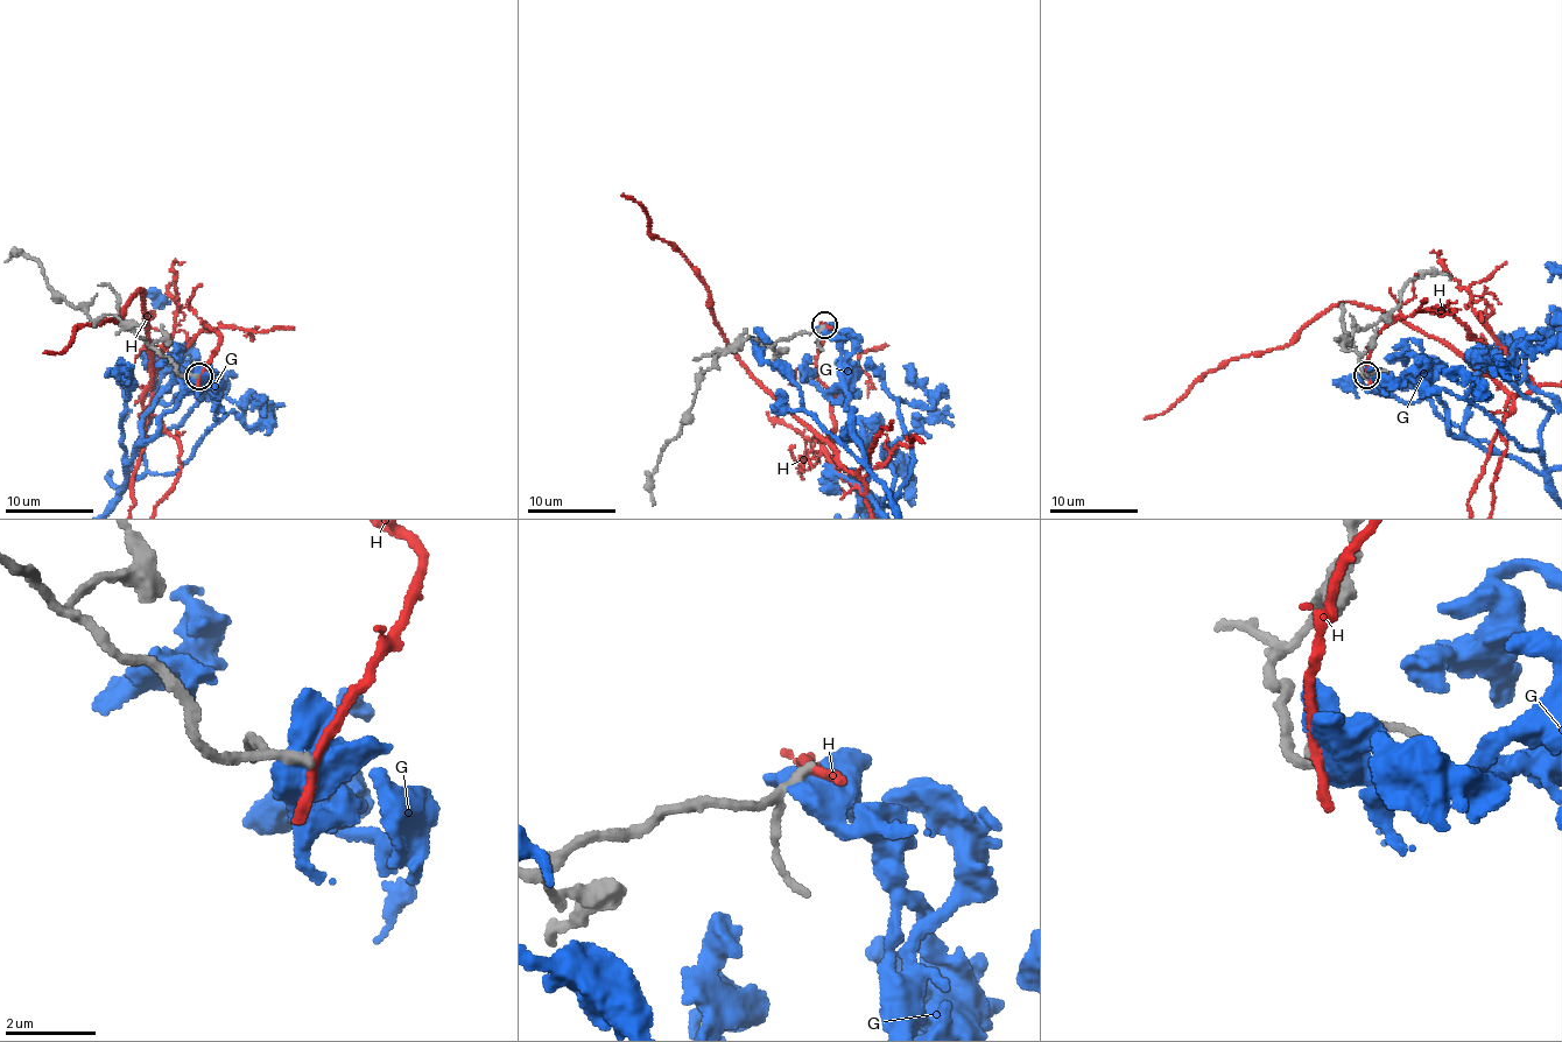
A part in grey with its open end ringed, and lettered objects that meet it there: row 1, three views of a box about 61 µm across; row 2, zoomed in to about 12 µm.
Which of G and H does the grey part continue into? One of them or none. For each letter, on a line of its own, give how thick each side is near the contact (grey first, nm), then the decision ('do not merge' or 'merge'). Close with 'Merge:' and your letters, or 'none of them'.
G: 190/700 nm | do not merge
H: 150/170 nm | do not merge
Merge: none of them

